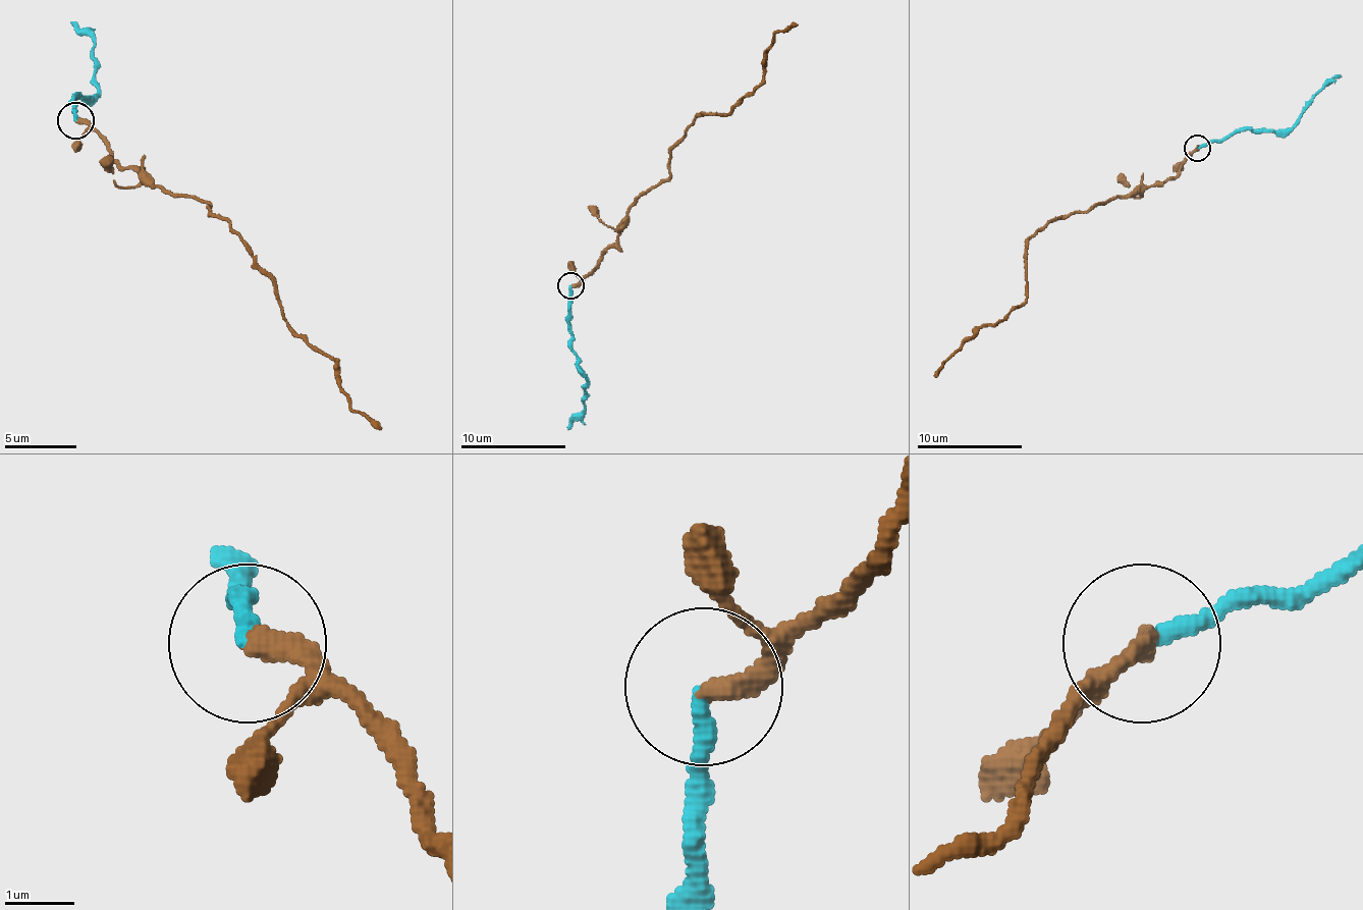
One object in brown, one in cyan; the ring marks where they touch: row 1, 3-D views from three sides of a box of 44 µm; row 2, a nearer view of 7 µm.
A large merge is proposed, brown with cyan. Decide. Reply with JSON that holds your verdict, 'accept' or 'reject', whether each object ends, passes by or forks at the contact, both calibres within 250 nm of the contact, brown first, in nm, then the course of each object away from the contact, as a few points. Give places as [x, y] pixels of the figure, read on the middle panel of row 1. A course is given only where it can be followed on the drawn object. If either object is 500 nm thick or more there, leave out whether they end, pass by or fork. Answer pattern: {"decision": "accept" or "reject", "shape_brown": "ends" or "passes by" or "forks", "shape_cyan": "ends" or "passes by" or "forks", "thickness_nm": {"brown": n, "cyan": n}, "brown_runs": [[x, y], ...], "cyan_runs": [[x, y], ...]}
{"decision": "reject", "shape_brown": "ends", "shape_cyan": "ends", "thickness_nm": {"brown": 340, "cyan": 240}, "brown_runs": [[569, 286], [670, 175], [670, 149], [697, 116], [728, 114], [763, 76], [773, 35], [798, 23]], "cyan_runs": [[569, 286], [576, 366], [586, 379], [583, 413], [567, 429]]}

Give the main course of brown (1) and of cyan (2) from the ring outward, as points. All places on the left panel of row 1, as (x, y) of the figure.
1: (74, 121), (150, 185), (200, 197), (247, 247), (289, 325), (335, 361), (349, 408), (382, 429)
2: (74, 121), (74, 100), (96, 93), (93, 39), (71, 21)

